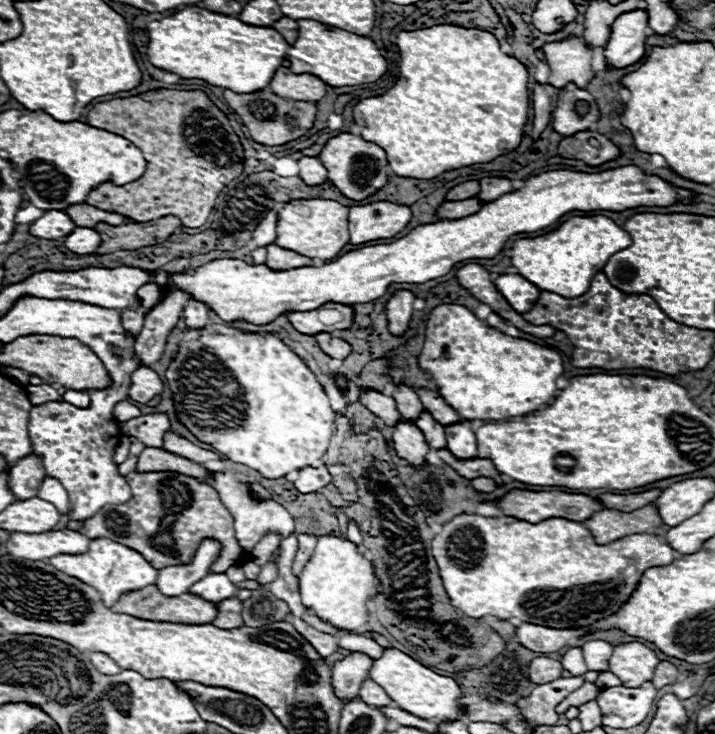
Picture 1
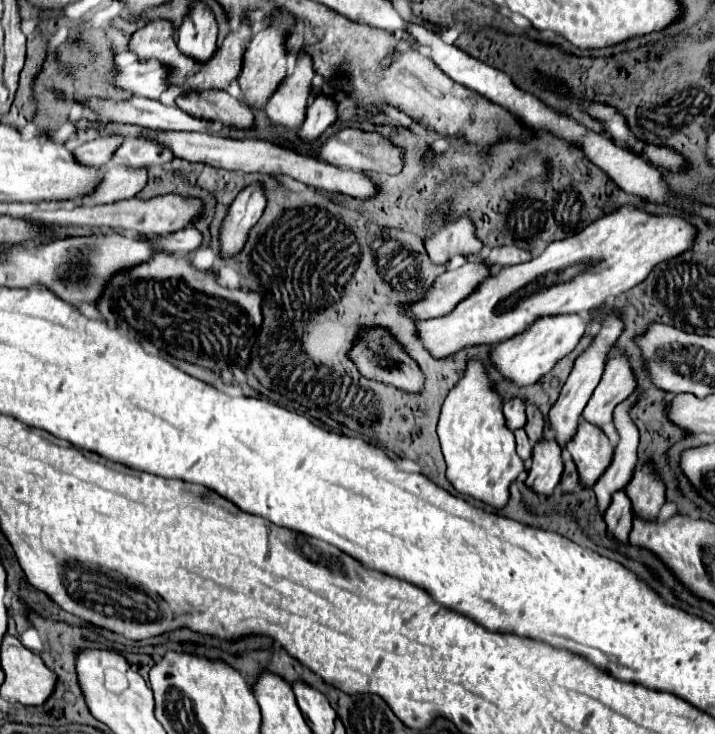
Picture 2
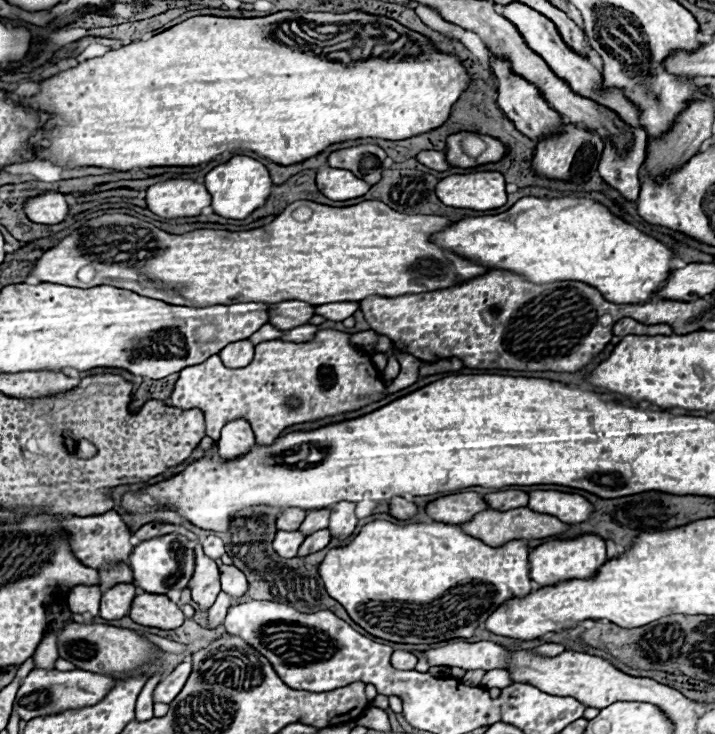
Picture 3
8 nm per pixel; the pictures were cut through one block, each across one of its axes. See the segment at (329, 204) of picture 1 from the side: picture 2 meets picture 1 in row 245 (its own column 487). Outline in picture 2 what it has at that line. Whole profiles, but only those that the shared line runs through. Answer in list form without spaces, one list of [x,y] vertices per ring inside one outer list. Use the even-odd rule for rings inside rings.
[[[624,206],[624,210],[620,208],[614,214],[608,214],[606,218],[602,216],[582,232],[552,242],[540,256],[524,264],[500,268],[496,274],[492,274],[492,278],[488,278],[488,282],[482,282],[480,288],[468,294],[468,298],[464,298],[464,302],[460,302],[460,306],[456,306],[452,314],[430,320],[418,320],[416,336],[432,358],[442,360],[464,348],[500,344],[506,338],[520,334],[520,330],[532,326],[532,322],[536,322],[536,318],[540,316],[546,318],[548,314],[586,314],[588,310],[602,306],[610,296],[614,298],[640,284],[658,262],[670,260],[682,254],[684,250],[690,250],[694,236],[696,228],[688,224],[682,216],[652,216],[638,208]]]

